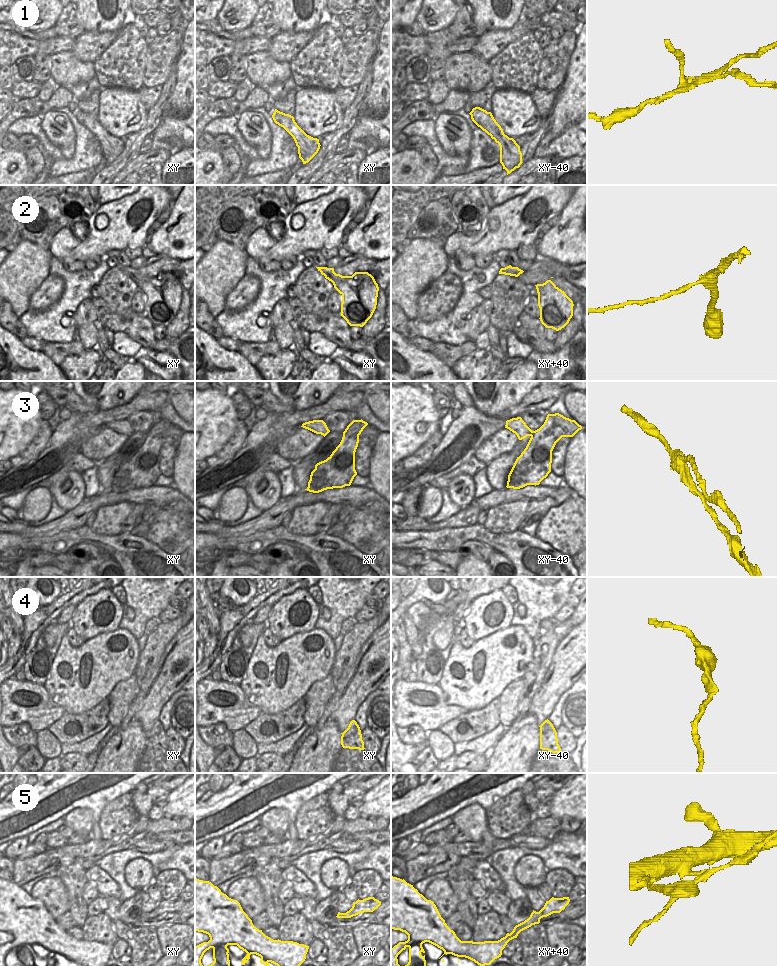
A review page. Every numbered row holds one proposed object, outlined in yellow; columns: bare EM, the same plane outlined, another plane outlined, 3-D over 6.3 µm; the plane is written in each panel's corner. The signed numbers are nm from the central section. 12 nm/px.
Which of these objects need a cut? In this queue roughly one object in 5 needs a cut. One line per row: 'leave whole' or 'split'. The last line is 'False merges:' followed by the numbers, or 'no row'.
1: split
2: leave whole
3: split
4: leave whole
5: split
False merges: 1, 3, 5

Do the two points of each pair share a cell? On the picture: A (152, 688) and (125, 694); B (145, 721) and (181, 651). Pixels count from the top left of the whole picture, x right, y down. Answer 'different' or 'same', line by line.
A: different
B: same

